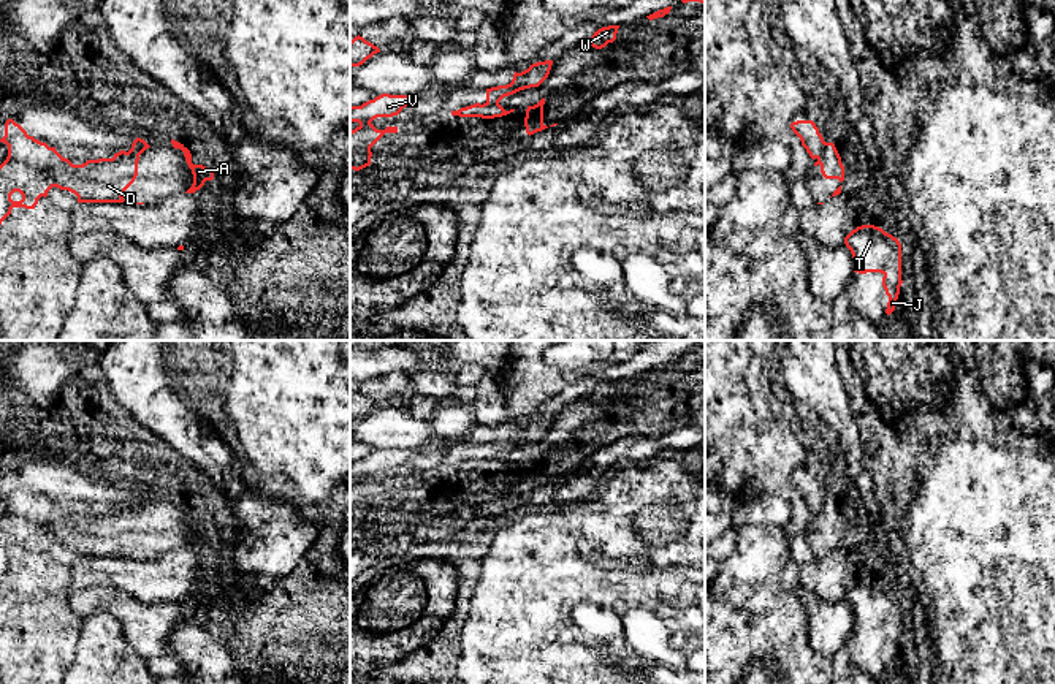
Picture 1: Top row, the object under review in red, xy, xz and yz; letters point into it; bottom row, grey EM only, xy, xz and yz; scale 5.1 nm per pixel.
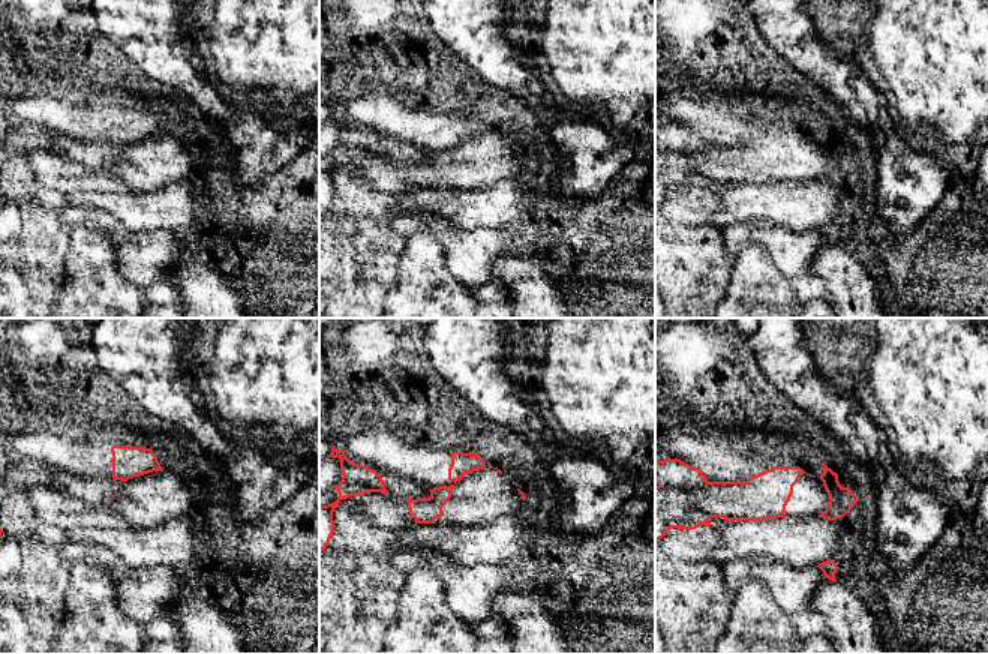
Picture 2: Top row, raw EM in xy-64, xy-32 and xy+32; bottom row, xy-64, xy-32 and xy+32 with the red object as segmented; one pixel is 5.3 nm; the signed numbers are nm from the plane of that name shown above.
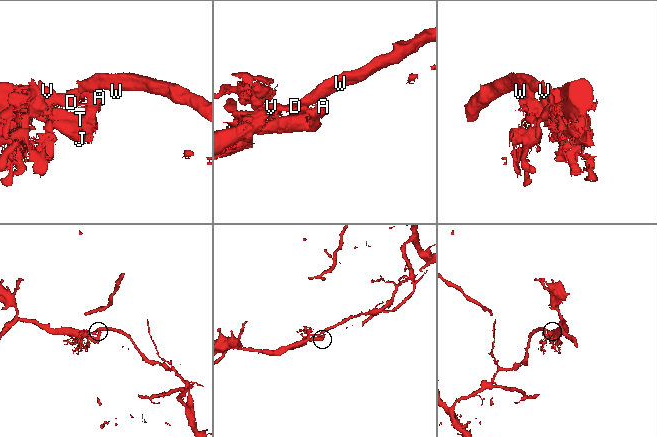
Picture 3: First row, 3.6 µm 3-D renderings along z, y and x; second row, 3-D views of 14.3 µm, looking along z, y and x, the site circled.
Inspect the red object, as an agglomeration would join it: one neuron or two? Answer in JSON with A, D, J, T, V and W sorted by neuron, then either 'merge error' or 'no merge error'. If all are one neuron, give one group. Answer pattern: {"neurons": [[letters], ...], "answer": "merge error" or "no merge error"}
{"neurons": [["A", "D", "J", "T", "V"], ["W"]], "answer": "merge error"}

